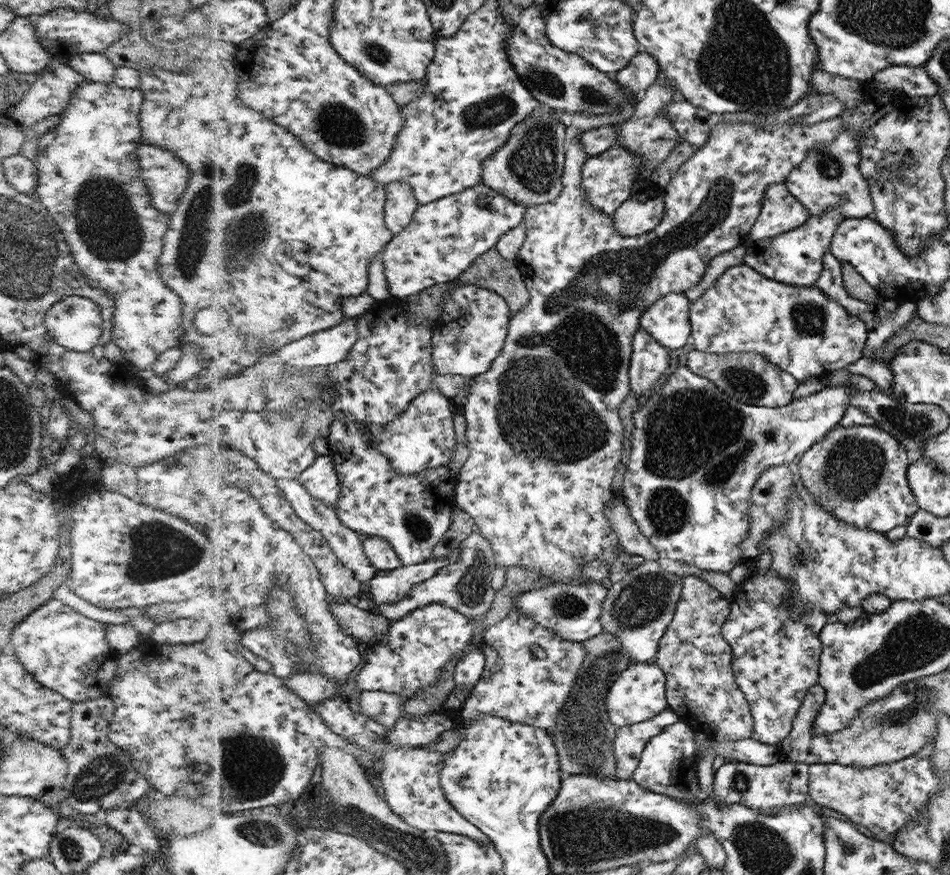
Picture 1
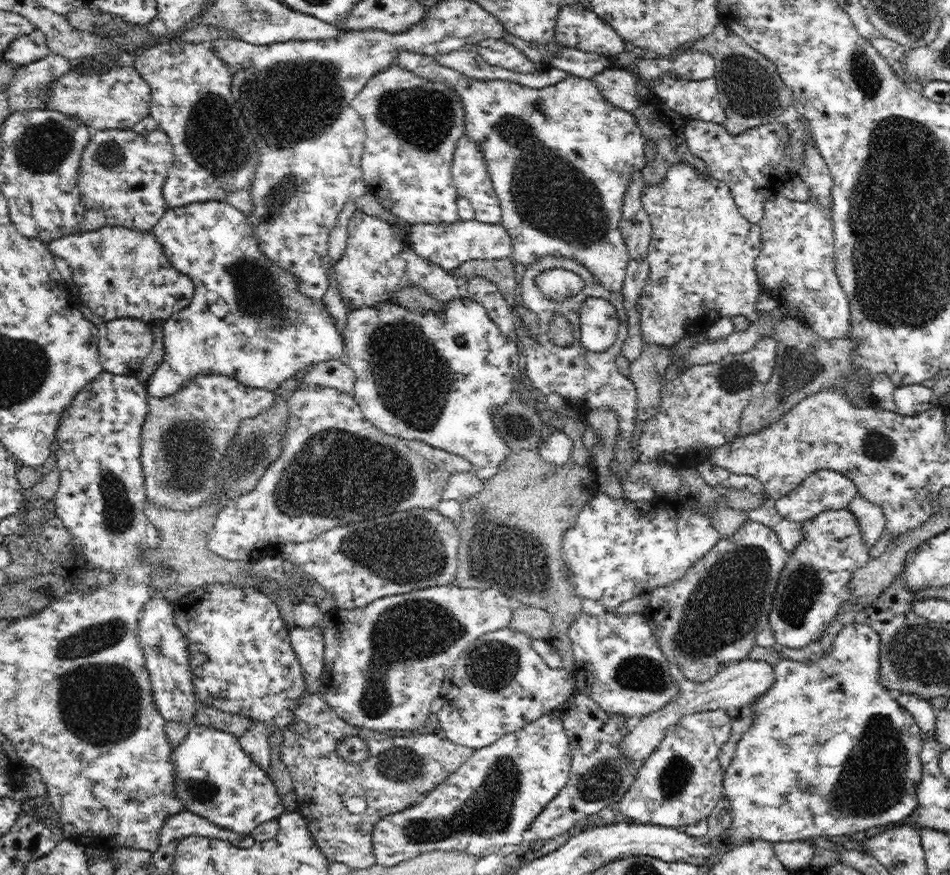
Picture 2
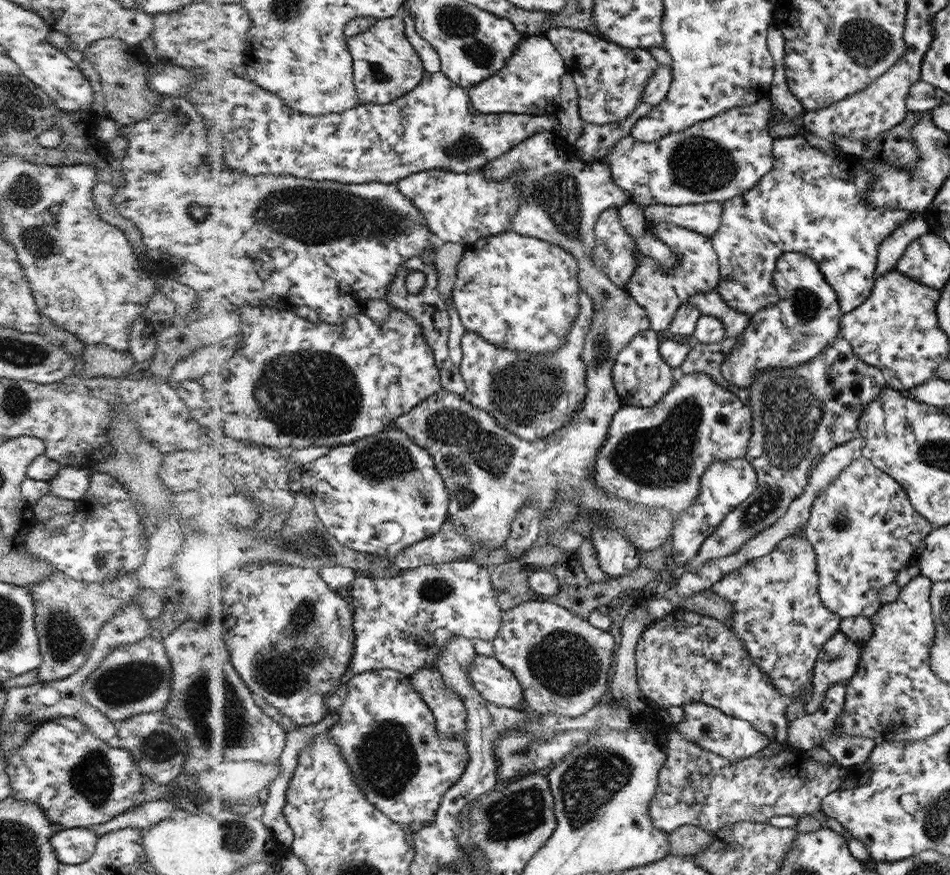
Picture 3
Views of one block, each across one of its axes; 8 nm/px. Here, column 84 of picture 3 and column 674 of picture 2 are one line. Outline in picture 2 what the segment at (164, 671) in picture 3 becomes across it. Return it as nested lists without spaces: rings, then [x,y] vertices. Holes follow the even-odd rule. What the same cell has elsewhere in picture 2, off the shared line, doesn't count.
[[[581,612],[569,629],[575,662],[572,674],[576,677],[576,689],[590,696],[606,712],[626,716],[633,722],[663,709],[679,695],[680,685],[671,674],[670,662],[662,652],[658,638],[643,614],[622,616],[616,612],[587,616]]]

